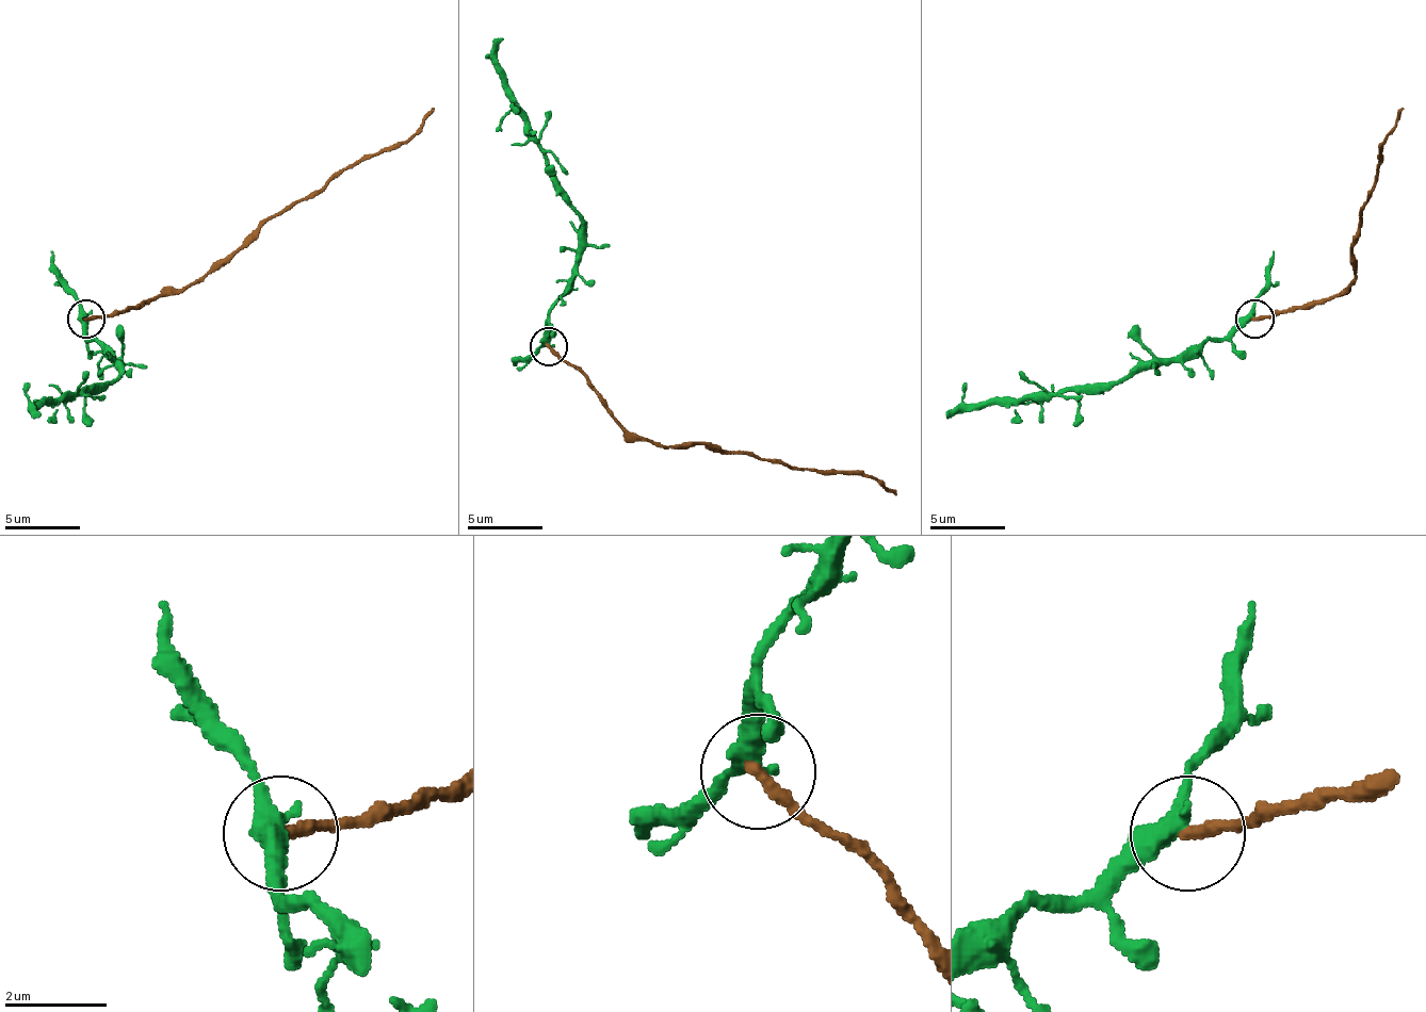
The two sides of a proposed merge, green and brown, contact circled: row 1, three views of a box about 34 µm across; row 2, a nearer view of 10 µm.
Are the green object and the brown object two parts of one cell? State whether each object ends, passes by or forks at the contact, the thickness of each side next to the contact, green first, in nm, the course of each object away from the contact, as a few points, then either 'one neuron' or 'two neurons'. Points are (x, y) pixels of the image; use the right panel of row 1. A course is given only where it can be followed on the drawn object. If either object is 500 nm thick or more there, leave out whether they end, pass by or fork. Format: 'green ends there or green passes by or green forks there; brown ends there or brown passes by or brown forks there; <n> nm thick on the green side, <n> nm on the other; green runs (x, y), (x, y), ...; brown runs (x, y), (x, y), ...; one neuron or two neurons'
green passes by; brown ends there; 380 nm thick on the green side, 240 nm on the other; green runs (1256, 317), (1176, 359), (1138, 363), (1123, 374), (1094, 386), (965, 408), (945, 415); brown runs (1256, 317), (1274, 317), (1342, 295), (1354, 283), (1361, 216), (1380, 163), (1380, 144), (1403, 107); two neurons

